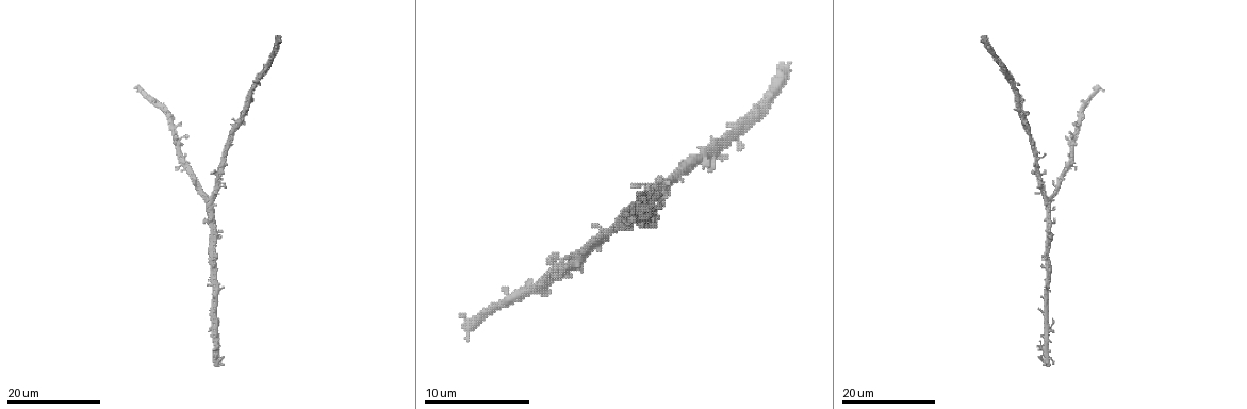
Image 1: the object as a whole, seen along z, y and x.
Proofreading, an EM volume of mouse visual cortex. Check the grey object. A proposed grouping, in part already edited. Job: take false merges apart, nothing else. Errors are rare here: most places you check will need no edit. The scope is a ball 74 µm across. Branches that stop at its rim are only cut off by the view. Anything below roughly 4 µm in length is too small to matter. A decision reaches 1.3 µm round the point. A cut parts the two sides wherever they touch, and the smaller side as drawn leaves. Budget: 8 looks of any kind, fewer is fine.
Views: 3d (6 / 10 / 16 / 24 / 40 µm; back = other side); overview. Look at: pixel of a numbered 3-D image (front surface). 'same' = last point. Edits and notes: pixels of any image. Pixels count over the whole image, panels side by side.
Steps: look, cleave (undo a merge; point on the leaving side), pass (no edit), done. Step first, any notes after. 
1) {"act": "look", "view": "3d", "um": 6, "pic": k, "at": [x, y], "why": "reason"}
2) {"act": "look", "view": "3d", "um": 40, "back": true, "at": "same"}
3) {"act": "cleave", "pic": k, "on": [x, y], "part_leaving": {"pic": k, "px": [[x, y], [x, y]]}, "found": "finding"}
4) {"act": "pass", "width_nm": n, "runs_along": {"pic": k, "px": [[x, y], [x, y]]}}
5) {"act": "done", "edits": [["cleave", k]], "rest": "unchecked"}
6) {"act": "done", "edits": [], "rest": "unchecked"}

{"act": "look", "view": "3d", "um": 16, "pic": 1, "at": [171, 123], "why": "a narrow waist"}

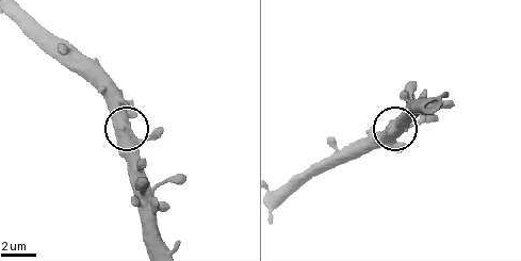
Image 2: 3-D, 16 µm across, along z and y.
{"act": "look", "view": "3d", "um": 6, "pic": 2, "at": [130, 126]}

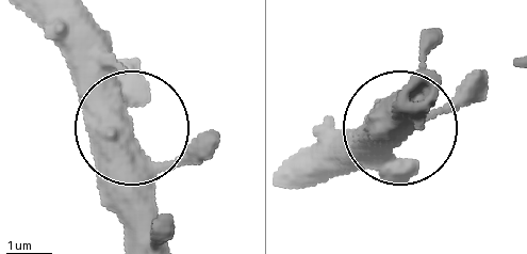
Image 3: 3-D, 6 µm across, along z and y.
{"act": "pass", "found": "continuous, no second cell"}

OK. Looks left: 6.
{"act": "look", "view": "3d", "um": 16, "pic": 1, "at": [1049, 299], "why": "calibre changes"}

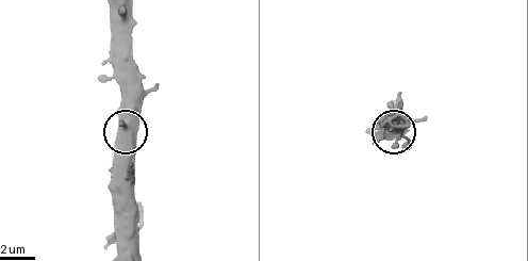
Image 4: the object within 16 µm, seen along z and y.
{"act": "look", "view": "3d", "um": 6, "at": "same"}

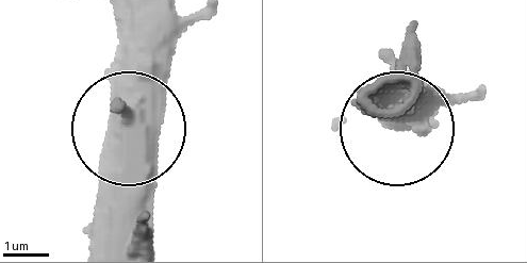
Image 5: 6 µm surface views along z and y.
{"act": "pass", "width_nm": 590, "found": "all the same cell"}

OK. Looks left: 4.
{"act": "look", "view": "3d", "um": 16, "pic": 1, "at": [1038, 181], "why": "arms part here"}

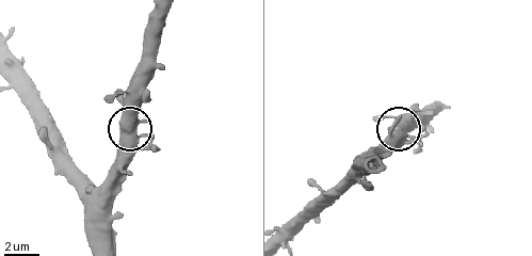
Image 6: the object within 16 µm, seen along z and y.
{"act": "look", "view": "3d", "um": 10, "pic": 6, "at": [132, 130]}

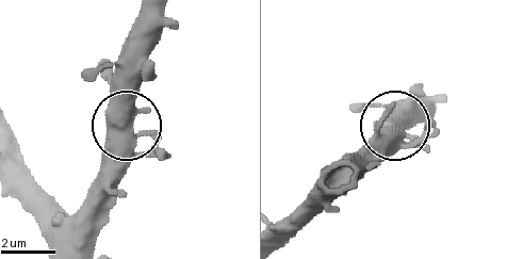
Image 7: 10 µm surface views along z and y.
{"act": "pass", "side_arm_um": 40, "arms": 3, "found": "continuous, no second cell"}

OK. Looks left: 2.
{"act": "look", "view": "3d", "um": 24, "pic": 1, "at": [1020, 105], "why": "narrows sharply"}

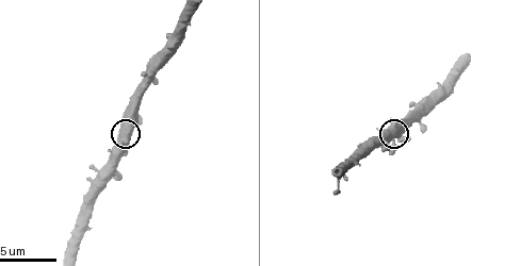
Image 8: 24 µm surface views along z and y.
{"act": "look", "view": "3d", "um": 10, "pic": 8, "at": [118, 138], "why": "zoom in"}

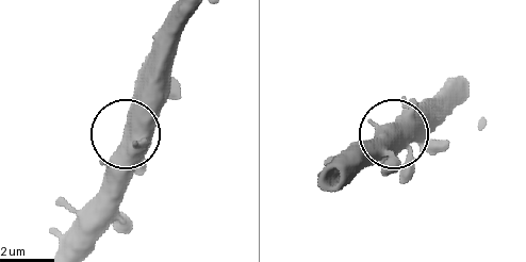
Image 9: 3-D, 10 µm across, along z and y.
{"act": "pass", "runs_along": {"pic": 9, "px": [[56, 250], [100, 189], [142, 67]]}, "found": "all the same cell"}

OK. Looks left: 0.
{"act": "done", "edits": [], "rest": "unchecked"}

